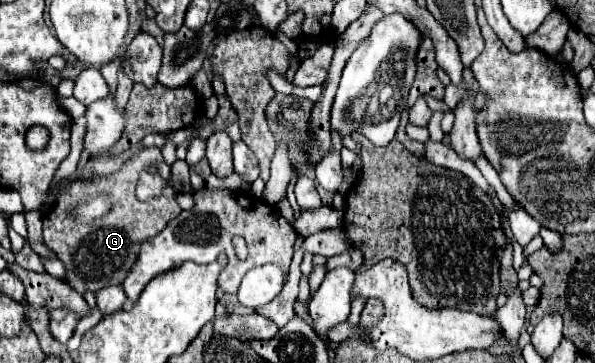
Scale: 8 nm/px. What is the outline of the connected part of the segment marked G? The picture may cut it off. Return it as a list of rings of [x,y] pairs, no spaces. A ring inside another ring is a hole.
[[[151,146],[137,152],[135,158],[127,162],[119,172],[91,184],[93,192],[99,194],[107,190],[107,194],[111,194],[111,210],[103,214],[103,218],[93,218],[91,222],[71,222],[71,218],[67,218],[67,210],[71,210],[79,198],[75,200],[67,194],[59,196],[57,202],[43,214],[43,242],[63,262],[67,270],[65,282],[79,294],[85,294],[87,290],[101,290],[111,284],[121,284],[131,266],[137,262],[141,242],[159,234],[169,220],[179,216],[181,208],[175,202],[177,194],[173,188],[165,188],[161,196],[147,202],[139,202],[135,198],[139,172],[151,164],[157,164],[159,174],[167,178],[167,162],[163,160],[161,148]]]

